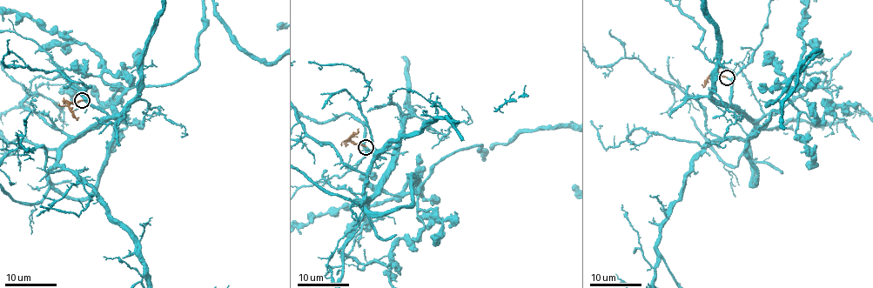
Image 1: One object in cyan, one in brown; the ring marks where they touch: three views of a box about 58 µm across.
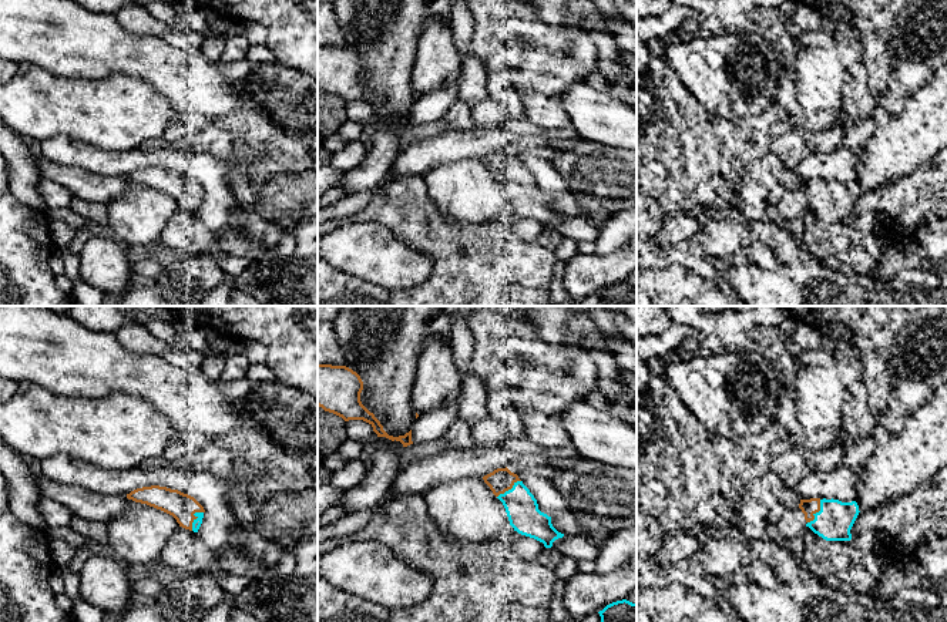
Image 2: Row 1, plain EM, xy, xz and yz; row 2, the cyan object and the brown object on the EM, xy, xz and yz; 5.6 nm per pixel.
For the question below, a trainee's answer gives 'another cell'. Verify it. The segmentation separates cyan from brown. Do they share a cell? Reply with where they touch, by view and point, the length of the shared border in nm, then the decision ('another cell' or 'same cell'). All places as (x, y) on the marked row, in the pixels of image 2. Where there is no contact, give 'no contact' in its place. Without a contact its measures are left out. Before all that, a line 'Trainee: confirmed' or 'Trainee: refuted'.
Trainee: refuted
contact xy (197, 518); length 130 nm; same cell

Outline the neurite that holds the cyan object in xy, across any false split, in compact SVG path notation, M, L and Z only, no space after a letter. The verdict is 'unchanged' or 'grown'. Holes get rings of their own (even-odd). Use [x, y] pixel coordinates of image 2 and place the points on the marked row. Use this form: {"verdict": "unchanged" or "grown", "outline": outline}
{"verdict": "grown", "outline": "M151 485L131 491L127 498L172 515L185 529L198 532L202 524L204 507L194 497L178 490Z"}

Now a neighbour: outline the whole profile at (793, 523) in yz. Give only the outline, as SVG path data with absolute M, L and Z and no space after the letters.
M792 508L788 510L788 512L783 515L782 521L779 522L779 531L785 541L800 535L800 532L806 527L805 514L800 508Z

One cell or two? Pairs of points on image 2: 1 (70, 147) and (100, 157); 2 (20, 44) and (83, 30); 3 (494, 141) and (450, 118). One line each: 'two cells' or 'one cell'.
1: one cell
2: one cell
3: two cells

